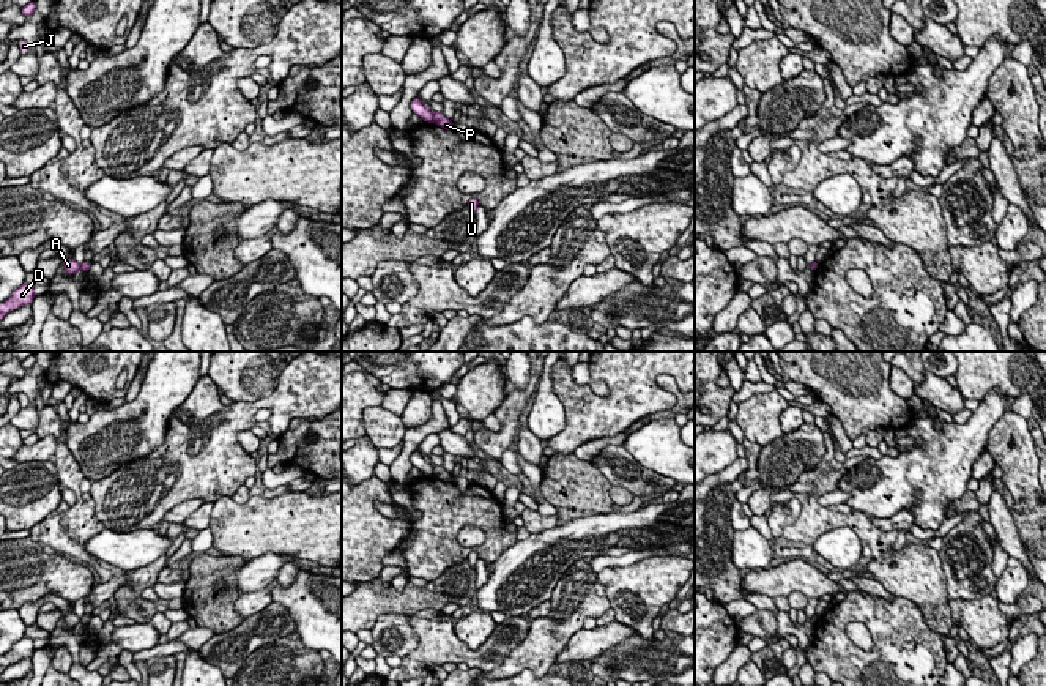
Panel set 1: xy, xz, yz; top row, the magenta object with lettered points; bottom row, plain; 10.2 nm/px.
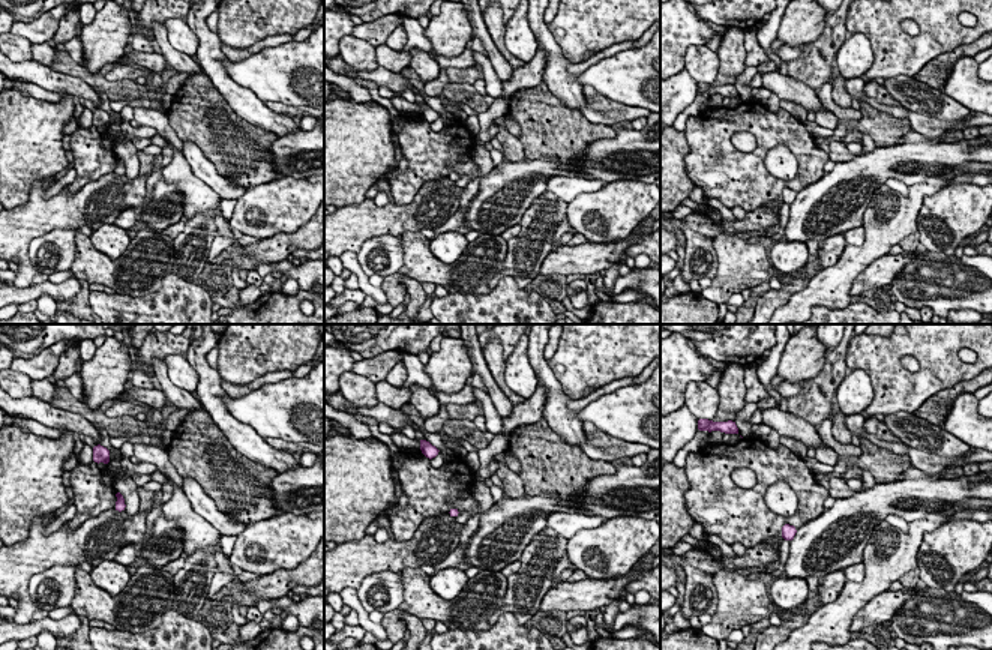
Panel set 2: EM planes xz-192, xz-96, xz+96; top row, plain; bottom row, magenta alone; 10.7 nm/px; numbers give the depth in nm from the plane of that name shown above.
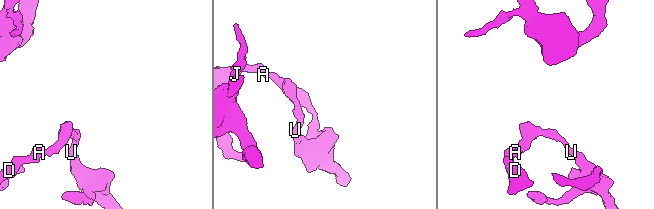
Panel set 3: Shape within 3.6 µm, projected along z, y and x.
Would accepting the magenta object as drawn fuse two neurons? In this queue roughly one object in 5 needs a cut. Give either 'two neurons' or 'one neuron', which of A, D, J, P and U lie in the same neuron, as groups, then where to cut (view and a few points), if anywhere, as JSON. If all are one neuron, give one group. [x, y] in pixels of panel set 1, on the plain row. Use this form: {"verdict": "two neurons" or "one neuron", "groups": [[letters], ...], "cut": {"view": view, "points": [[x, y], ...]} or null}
{"verdict": "two neurons", "groups": [["A", "D", "J"], ["P", "U"]], "cut": {"view": "xz", "points": [[432, 466], [433, 473]]}}

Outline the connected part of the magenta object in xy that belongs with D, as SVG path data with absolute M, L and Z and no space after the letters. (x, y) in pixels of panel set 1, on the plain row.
M22 637L19 642L16 642L13 645L13 648L8 653L5 653L3 656L0 656L0 675L2 675L2 672L8 665L11 665L11 664L14 664L14 662L17 662L20 659L32 658L32 654L35 651L35 645L33 643L35 643L33 639Z

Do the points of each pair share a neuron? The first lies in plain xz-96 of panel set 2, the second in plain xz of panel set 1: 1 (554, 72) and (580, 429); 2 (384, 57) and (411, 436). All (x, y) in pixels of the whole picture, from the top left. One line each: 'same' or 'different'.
1: different
2: same

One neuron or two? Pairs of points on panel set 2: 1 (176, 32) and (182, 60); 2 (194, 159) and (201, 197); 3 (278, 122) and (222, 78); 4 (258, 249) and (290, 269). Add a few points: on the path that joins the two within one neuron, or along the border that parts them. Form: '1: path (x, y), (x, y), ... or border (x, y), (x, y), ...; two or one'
1: border (161, 23), (165, 27), (167, 39), (191, 57); two
2: border (182, 152), (191, 170), (221, 198); two
3: path (264, 117), (234, 92); one
4: border (285, 258), (263, 261), (255, 269); two

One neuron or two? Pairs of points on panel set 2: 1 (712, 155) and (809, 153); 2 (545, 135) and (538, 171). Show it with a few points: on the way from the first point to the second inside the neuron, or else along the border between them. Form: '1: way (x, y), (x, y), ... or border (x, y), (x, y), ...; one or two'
1: way (736, 159), (752, 159), (773, 138), (785, 138); one
2: border (526, 158), (575, 161); two

